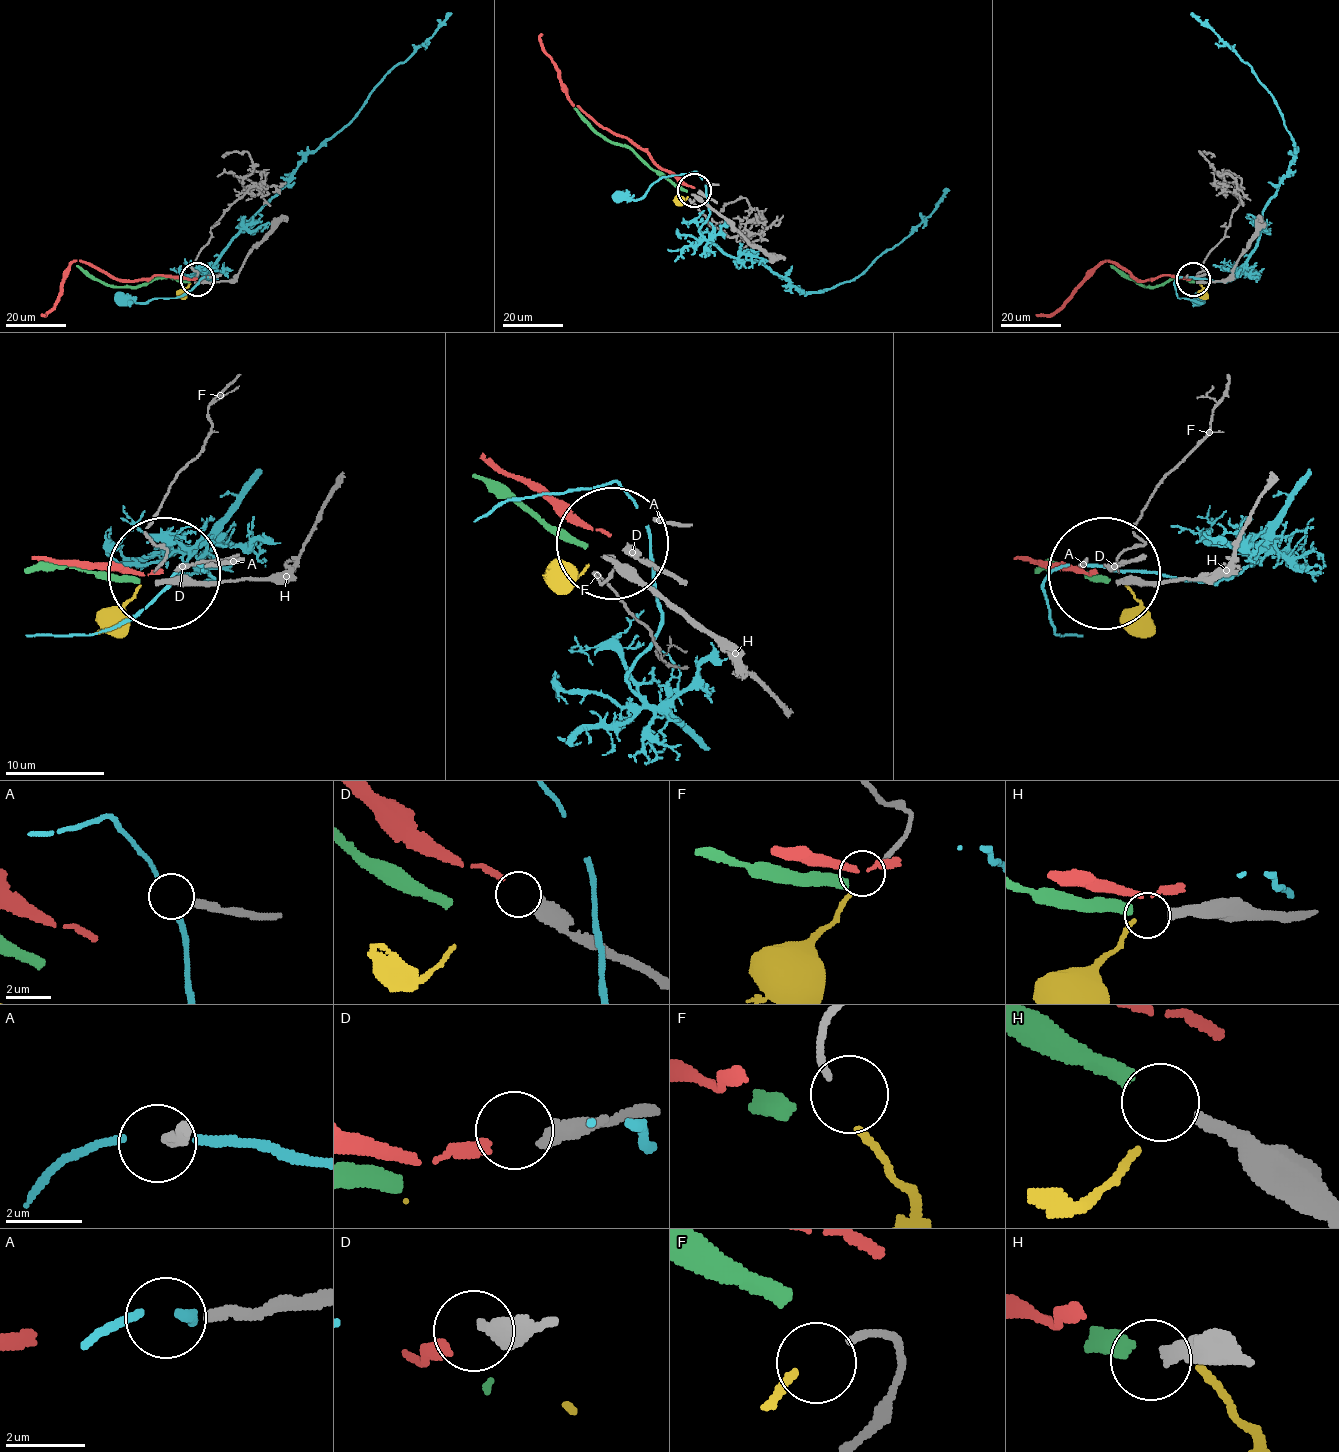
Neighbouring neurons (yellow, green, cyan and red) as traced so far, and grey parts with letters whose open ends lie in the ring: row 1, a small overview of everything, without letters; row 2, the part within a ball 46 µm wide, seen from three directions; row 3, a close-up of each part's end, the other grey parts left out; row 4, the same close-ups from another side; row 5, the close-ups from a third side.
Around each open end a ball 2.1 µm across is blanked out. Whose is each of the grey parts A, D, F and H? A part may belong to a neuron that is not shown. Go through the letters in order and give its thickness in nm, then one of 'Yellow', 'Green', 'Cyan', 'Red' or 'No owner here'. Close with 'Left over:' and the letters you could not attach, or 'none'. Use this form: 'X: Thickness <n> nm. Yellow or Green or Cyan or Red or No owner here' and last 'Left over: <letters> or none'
A: Thickness 280 nm. No owner here
D: Thickness 550 nm. Red
F: Thickness 180 nm. Yellow
H: Thickness 360 nm. No owner here
Left over: A, H

